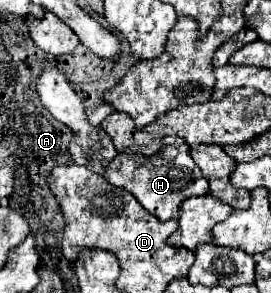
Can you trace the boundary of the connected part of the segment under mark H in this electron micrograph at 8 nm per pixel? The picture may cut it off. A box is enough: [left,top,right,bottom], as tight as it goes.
[104,137,208,221]

